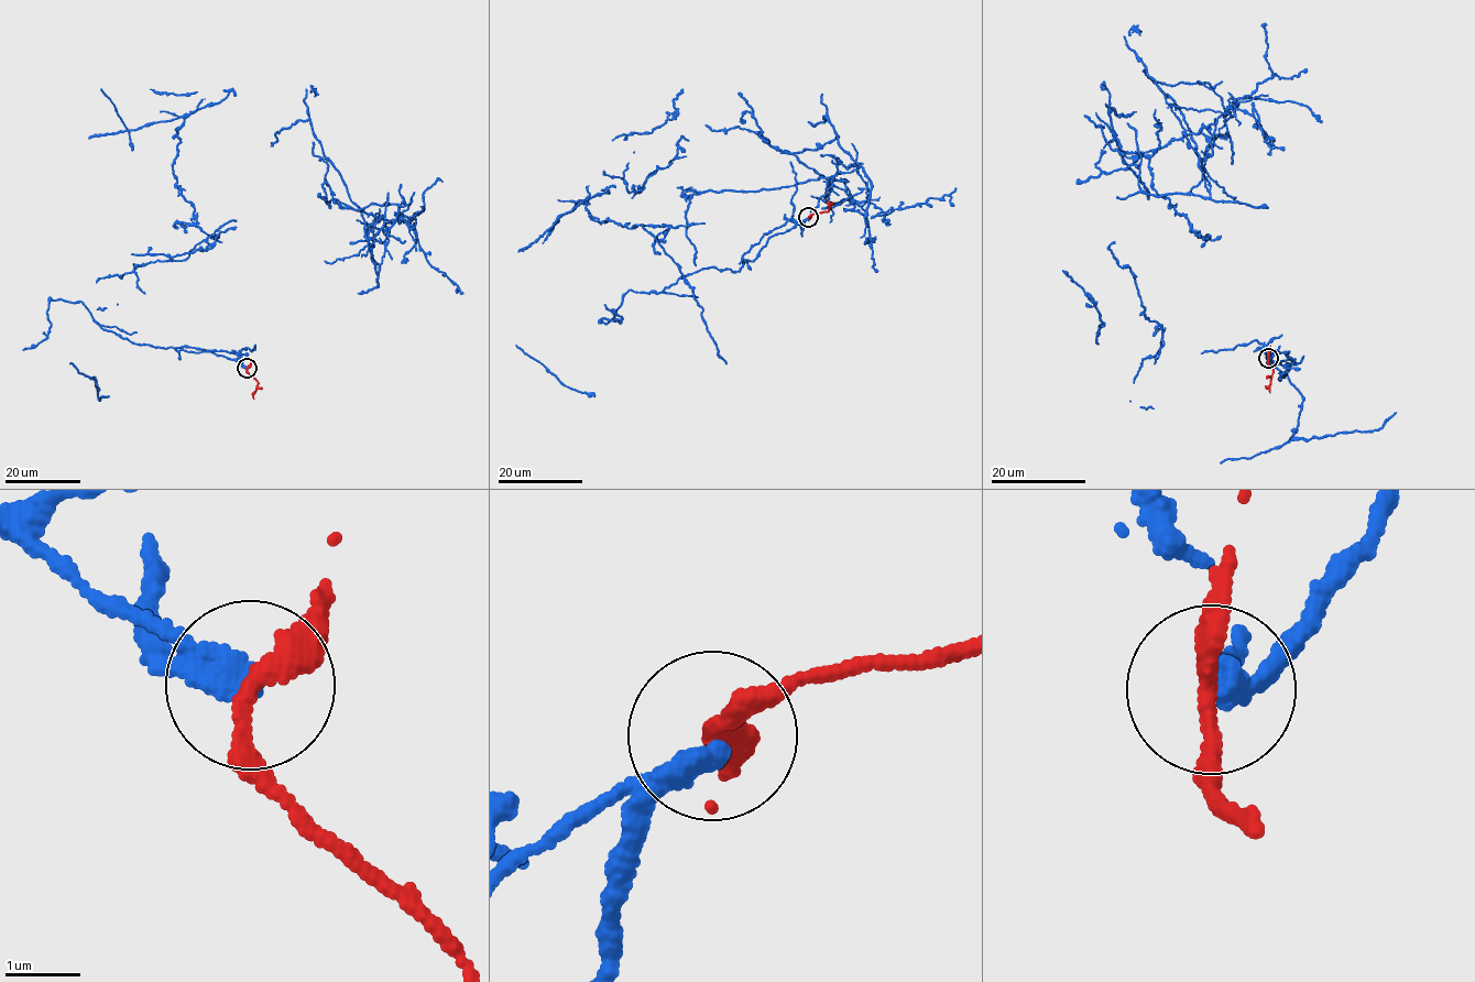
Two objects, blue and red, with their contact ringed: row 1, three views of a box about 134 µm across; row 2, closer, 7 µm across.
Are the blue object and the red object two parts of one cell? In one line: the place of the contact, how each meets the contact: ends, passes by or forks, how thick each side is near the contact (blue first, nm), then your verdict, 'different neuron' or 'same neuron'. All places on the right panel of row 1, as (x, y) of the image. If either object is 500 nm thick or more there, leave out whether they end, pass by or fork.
place (1268, 358); blue ends; red passes by; calibres 400 and 240 nm; different neuron

